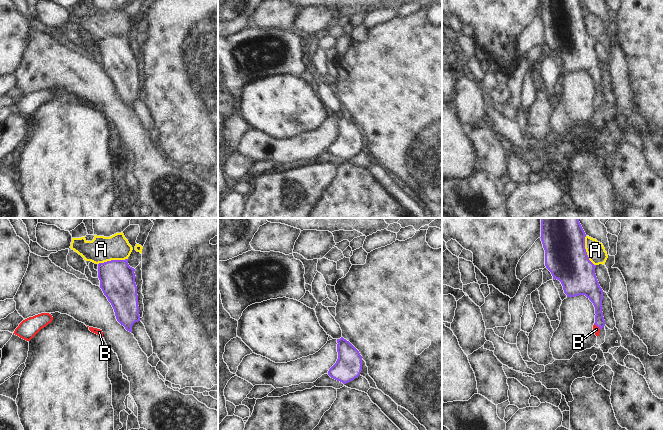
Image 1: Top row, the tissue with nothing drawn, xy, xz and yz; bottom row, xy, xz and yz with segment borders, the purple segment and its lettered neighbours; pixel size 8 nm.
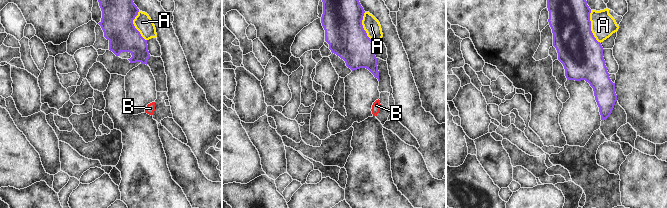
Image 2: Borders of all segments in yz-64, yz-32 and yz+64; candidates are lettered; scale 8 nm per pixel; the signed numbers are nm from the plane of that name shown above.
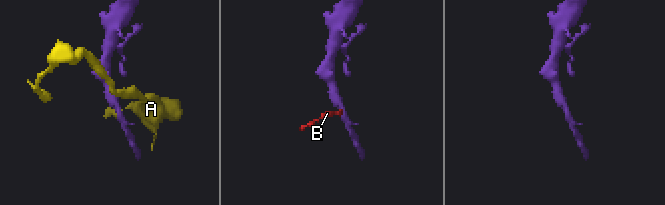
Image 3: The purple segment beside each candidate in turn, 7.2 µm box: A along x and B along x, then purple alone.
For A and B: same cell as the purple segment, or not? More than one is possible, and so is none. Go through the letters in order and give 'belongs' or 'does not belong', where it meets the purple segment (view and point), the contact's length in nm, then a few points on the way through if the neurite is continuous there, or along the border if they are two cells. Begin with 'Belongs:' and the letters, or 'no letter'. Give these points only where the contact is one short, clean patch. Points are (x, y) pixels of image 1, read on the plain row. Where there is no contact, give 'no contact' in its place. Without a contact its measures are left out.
Belongs: B
A: does not belong | yz (585, 27) | 260 nm | along yz (585, 12), (586, 30), (595, 41)
B: belongs | yz (597, 102) | 80 nm | across yz (595, 71), (598, 81), (597, 102), (596, 105)

